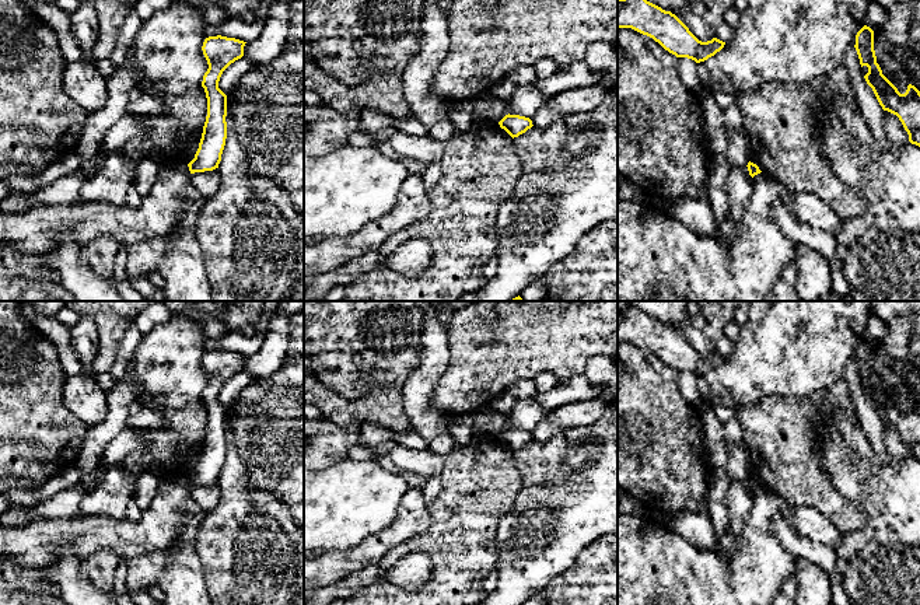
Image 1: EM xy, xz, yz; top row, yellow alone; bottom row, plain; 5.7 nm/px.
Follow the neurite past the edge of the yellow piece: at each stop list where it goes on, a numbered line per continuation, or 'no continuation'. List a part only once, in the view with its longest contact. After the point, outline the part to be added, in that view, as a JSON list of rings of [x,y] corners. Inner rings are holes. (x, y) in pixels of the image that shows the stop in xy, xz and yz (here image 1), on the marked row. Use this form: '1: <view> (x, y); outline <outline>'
no continuation

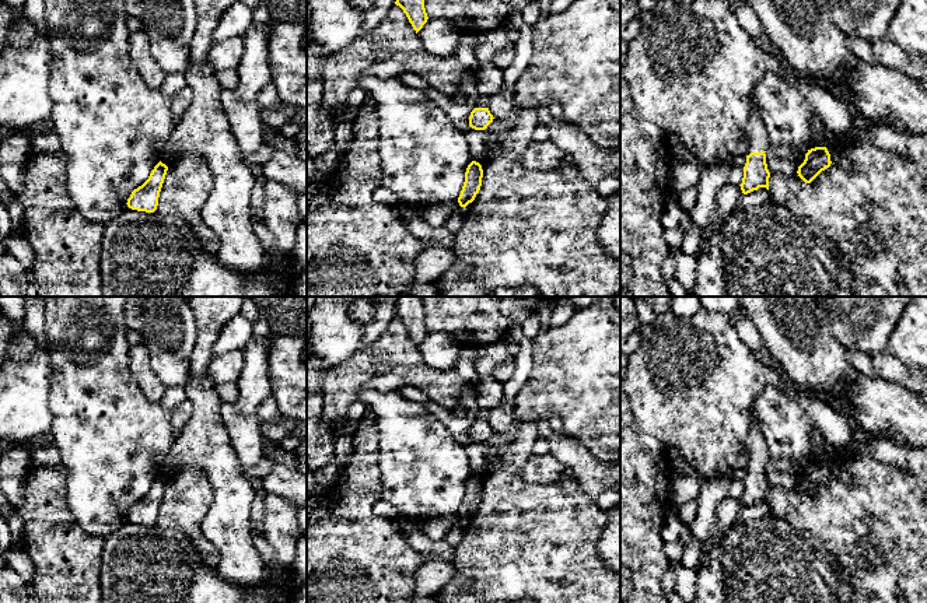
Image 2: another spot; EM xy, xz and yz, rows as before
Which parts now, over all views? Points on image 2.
1: yz (754, 129); outline [[[749,101],[749,119],[744,126],[744,136],[748,137],[748,152],[760,152],[767,151],[769,141],[767,141],[767,130],[759,116],[759,109],[753,101]]]

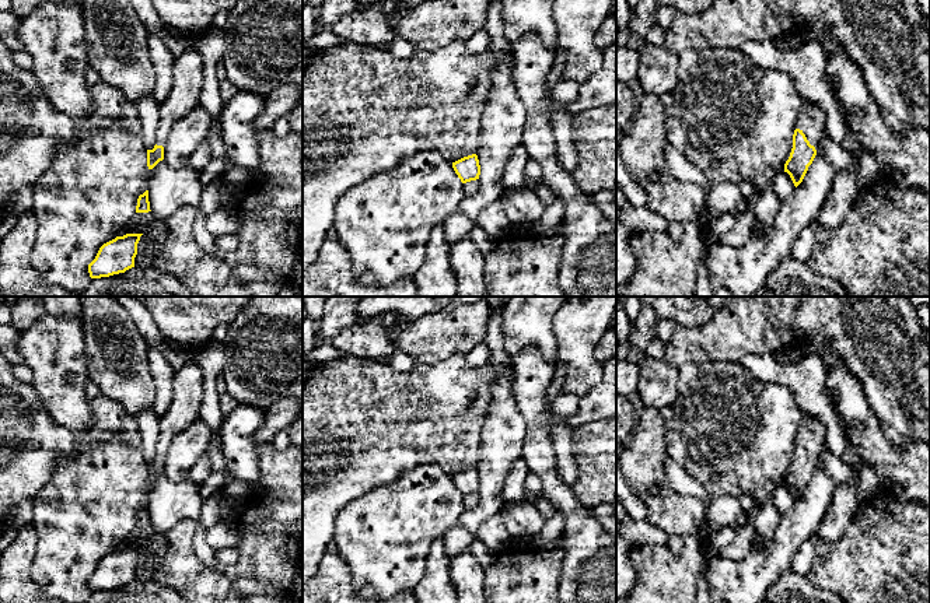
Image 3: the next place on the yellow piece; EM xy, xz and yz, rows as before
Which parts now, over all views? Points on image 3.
1: yz (811, 121); outline [[[807,101],[804,102],[796,129],[800,129],[810,144],[815,147],[825,133],[825,120],[825,112],[818,105]]]

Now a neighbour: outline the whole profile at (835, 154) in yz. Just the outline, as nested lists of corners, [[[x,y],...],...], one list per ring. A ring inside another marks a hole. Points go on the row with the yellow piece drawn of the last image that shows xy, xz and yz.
[[[826,133],[821,136],[815,150],[817,155],[824,155],[836,171],[852,168],[852,155]]]

